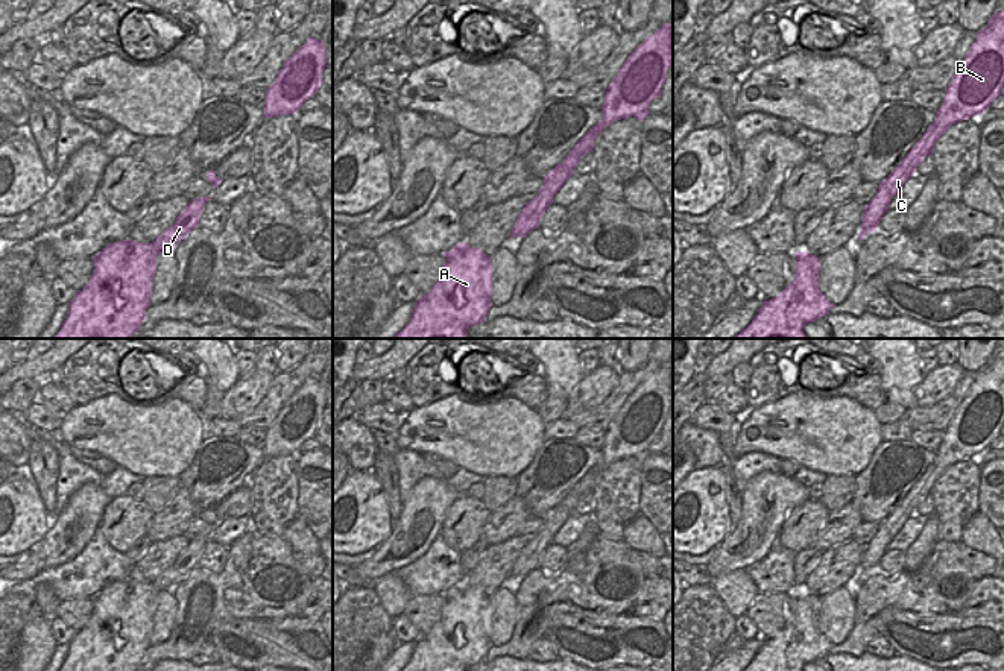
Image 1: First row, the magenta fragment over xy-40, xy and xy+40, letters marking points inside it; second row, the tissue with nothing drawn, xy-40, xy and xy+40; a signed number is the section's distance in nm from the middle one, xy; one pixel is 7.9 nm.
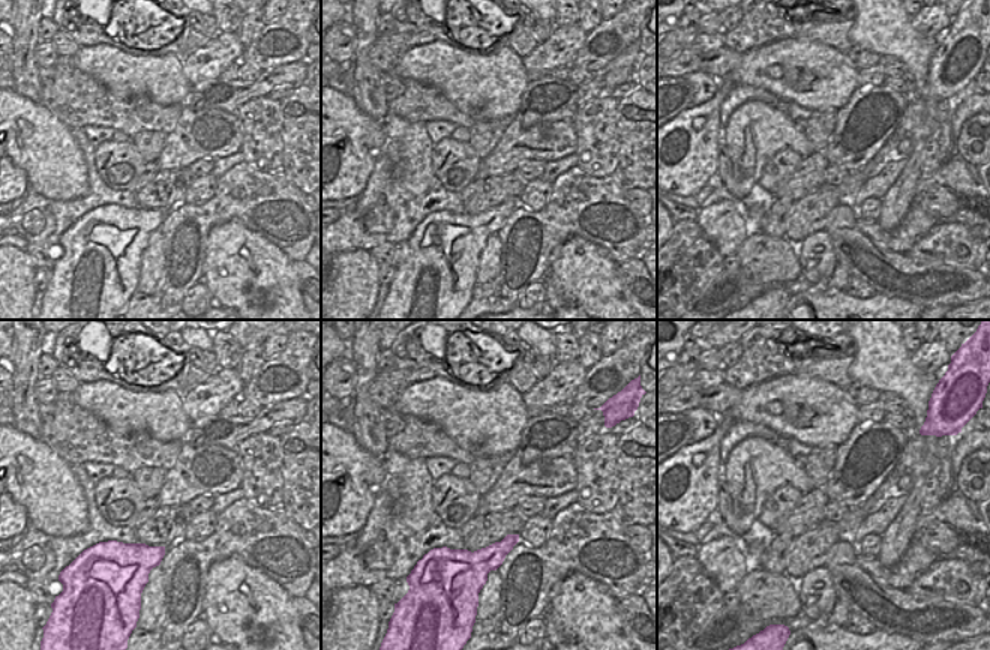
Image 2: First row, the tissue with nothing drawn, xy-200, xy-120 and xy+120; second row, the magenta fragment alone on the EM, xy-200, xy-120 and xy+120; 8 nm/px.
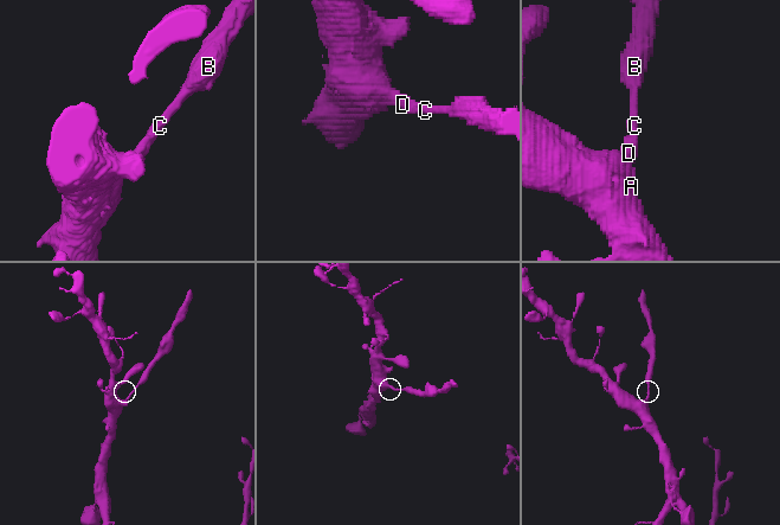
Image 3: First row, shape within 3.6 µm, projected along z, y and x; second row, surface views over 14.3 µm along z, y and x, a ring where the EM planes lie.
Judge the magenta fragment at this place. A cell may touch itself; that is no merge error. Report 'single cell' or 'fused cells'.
fused cells

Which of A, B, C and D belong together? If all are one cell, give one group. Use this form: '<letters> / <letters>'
A C D / B

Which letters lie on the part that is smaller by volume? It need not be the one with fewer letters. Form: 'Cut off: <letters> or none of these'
Cut off: B

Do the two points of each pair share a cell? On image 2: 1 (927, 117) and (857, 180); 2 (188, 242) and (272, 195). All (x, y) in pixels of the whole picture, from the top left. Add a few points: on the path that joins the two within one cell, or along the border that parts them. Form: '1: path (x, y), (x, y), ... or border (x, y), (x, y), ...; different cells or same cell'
1: path (909, 128), (891, 143), (890, 149), (875, 164); same cell
2: path (201, 228), (228, 203), (236, 198), (249, 198); same cell

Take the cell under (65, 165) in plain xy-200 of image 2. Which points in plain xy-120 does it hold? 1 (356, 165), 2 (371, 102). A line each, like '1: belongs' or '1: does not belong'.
1: does not belong
2: does not belong

